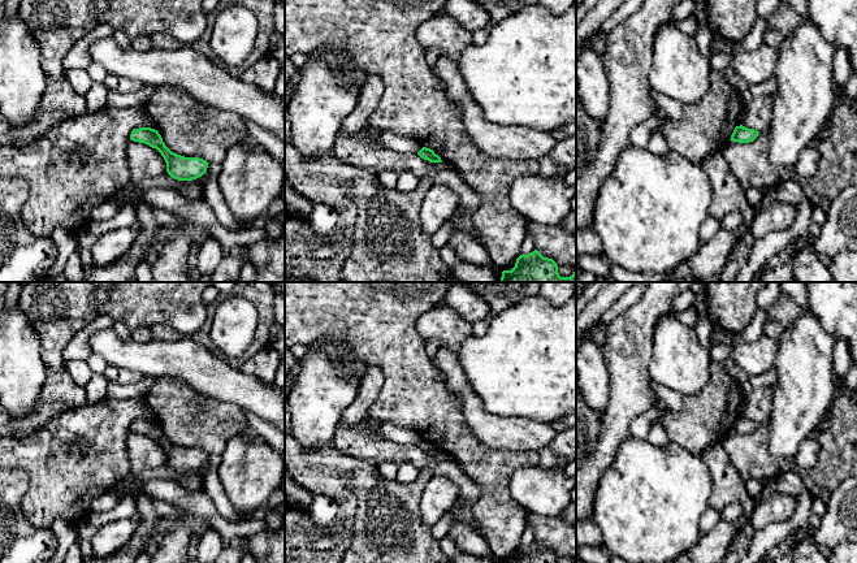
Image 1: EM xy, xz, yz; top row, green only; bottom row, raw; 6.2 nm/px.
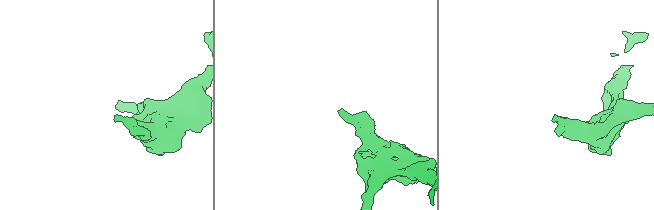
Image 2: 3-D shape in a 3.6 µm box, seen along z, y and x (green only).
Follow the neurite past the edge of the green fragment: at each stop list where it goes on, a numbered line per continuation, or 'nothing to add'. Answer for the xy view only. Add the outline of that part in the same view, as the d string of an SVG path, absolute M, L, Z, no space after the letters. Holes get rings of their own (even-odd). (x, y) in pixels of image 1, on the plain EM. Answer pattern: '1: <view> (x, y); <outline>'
nothing to add

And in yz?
nothing to add

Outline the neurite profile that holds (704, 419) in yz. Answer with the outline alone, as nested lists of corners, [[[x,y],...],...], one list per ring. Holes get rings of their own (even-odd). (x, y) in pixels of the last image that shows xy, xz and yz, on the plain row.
[[[711,361],[710,382],[696,395],[683,397],[678,412],[668,411],[662,400],[654,408],[663,411],[657,419],[668,437],[685,454],[701,458],[704,451],[720,442],[736,417],[741,416],[745,395],[728,373],[727,363]]]

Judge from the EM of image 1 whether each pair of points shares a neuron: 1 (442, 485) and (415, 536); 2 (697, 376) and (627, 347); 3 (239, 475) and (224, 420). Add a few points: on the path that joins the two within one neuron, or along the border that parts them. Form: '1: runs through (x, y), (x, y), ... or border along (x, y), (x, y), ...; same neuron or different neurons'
1: border along (423, 489), (419, 497), (419, 515), (431, 527); different neurons
2: border along (656, 328), (649, 364), (650, 377); different neurons
3: border along (237, 433), (229, 440), (221, 455); different neurons

